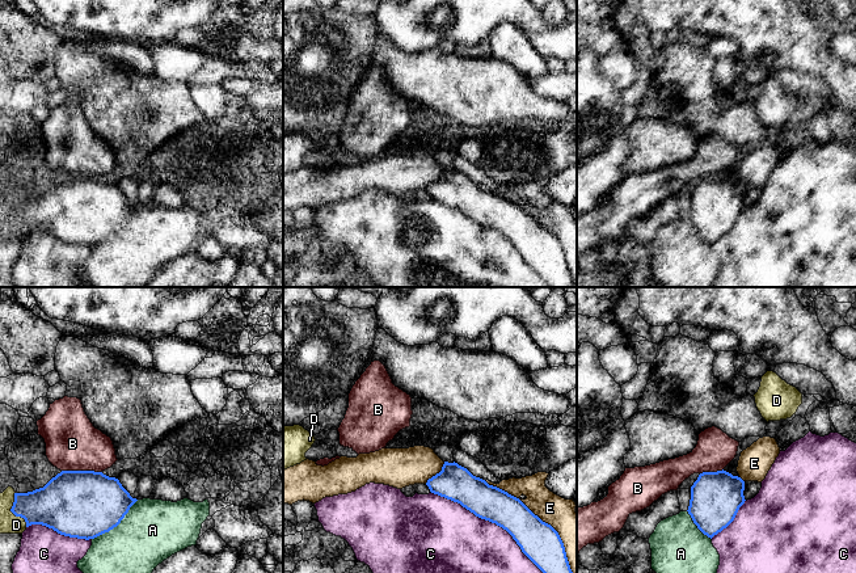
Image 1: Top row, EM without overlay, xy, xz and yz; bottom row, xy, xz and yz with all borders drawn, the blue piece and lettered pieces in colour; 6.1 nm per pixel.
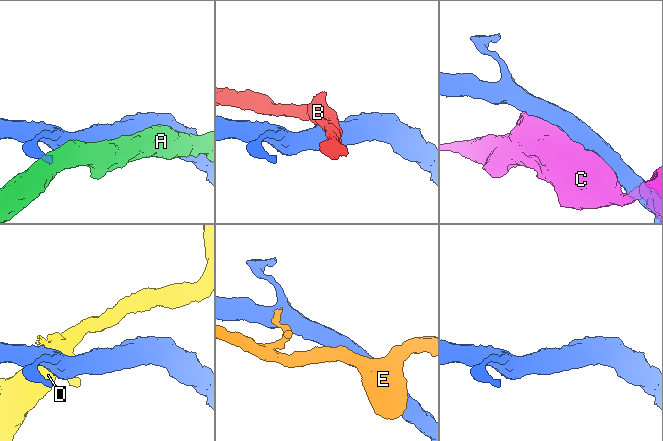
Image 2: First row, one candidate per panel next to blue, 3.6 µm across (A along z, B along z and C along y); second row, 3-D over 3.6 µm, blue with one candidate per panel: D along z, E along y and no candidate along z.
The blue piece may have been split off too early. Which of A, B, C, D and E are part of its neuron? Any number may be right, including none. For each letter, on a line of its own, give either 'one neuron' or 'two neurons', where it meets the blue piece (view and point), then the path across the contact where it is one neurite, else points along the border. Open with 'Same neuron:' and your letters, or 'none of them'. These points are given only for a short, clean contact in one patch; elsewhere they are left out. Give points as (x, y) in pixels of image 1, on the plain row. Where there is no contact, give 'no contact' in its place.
Same neuron: none of them
A: two neurons | xy (117, 231)
B: two neurons | xy (81, 177) | along xy (62, 176), (93, 176), (101, 178)
C: two neurons | xz (493, 228)
D: two neurons | xy (12, 218) | along xy (15, 198), (11, 217), (20, 222), (26, 232)
E: two neurons | xz (544, 228)

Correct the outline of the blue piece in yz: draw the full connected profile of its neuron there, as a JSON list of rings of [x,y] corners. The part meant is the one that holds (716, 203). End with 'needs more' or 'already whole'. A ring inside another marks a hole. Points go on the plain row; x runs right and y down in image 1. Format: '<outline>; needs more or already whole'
[[[726,177],[703,178],[691,193],[688,220],[697,235],[713,244],[726,235],[745,210],[745,188]]]; already whole

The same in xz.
[[[444,168],[442,177],[426,191],[431,199],[457,208],[476,223],[506,236],[549,287],[573,287],[558,239],[519,205],[489,191],[455,168]]]; already whole

